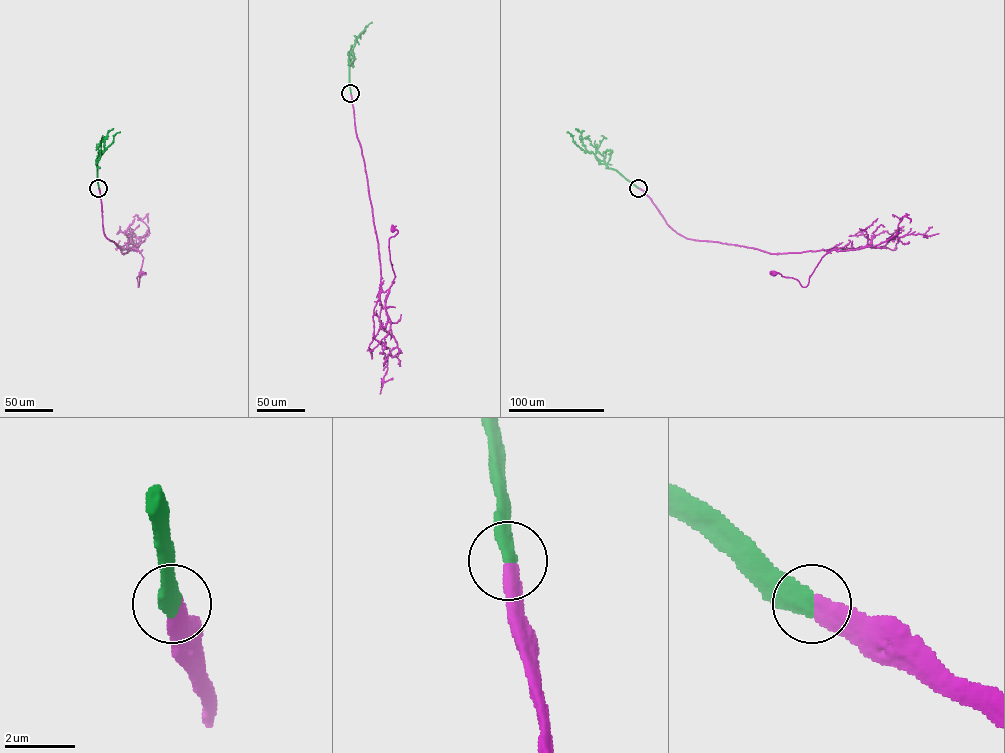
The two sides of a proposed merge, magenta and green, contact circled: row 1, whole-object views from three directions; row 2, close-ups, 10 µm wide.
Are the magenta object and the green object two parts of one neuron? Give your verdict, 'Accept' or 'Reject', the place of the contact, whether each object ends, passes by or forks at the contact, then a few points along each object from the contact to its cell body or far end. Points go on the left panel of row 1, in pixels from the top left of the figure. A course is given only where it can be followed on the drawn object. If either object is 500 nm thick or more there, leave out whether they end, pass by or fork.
Accept. Place: (98, 188). Course of magenta: (98, 188), (105, 235), (122, 253), (130, 248), (140, 252), (138, 287), (137, 277), (146, 273), (140, 273). Course of green: (98, 188), (97, 161), (120, 131)

